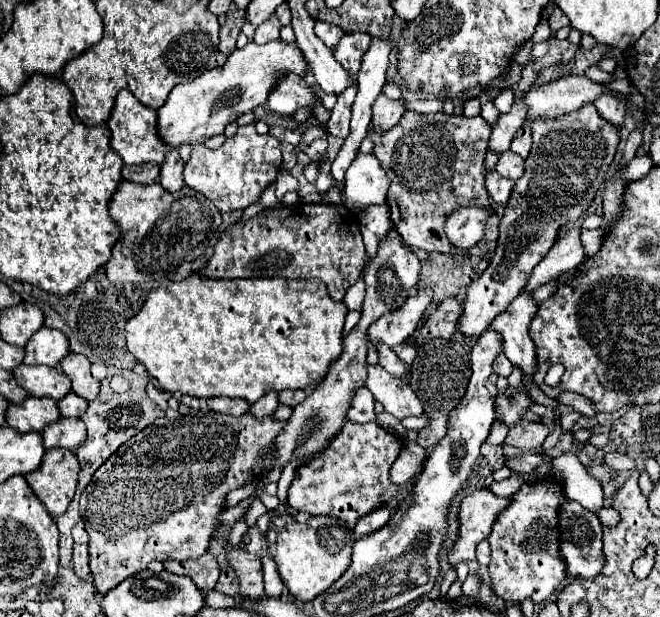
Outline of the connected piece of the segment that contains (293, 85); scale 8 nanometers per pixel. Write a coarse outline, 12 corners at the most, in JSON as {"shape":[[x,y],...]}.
{"shape":[[299,75],[277,79],[269,109],[291,117],[299,107],[313,107],[319,123],[329,111]]}

